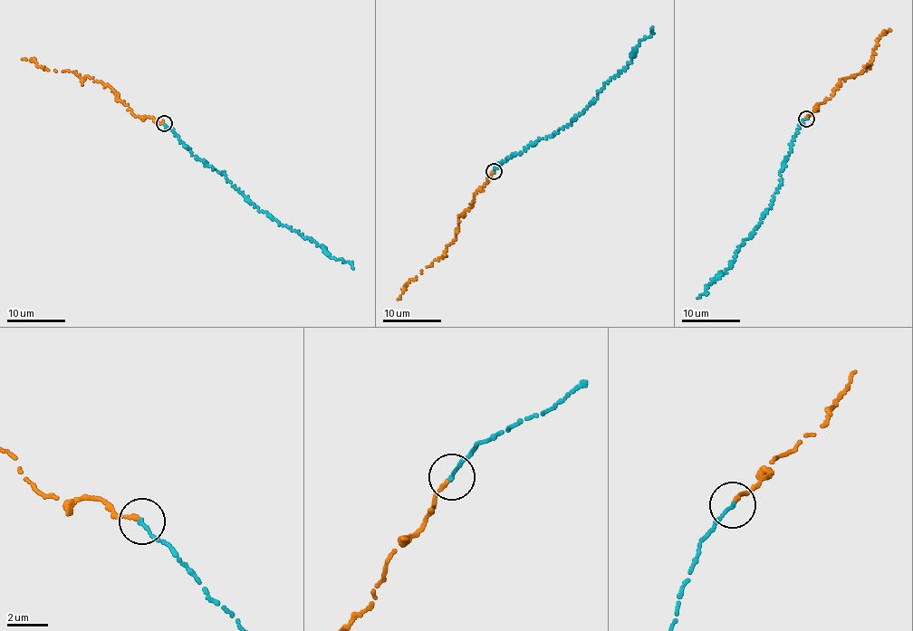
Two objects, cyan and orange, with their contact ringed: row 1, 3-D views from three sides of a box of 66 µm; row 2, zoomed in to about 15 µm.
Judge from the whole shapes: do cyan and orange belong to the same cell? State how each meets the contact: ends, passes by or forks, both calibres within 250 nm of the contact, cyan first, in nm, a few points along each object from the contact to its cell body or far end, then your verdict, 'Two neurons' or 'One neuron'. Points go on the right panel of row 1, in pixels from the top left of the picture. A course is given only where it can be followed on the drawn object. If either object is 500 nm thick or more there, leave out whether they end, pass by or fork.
At the ring cyan ends. At the ring orange ends. Thickness 180 nm (cyan) against 200 nm. Course of cyan: (806, 119), (792, 141), (772, 204), (739, 246), (728, 269), (712, 280), (705, 294), (696, 298). Course of orange: (806, 118), (833, 96), (841, 80), (862, 72), (866, 65), (871, 64), (873, 52), (883, 33), (889, 28). One neuron

